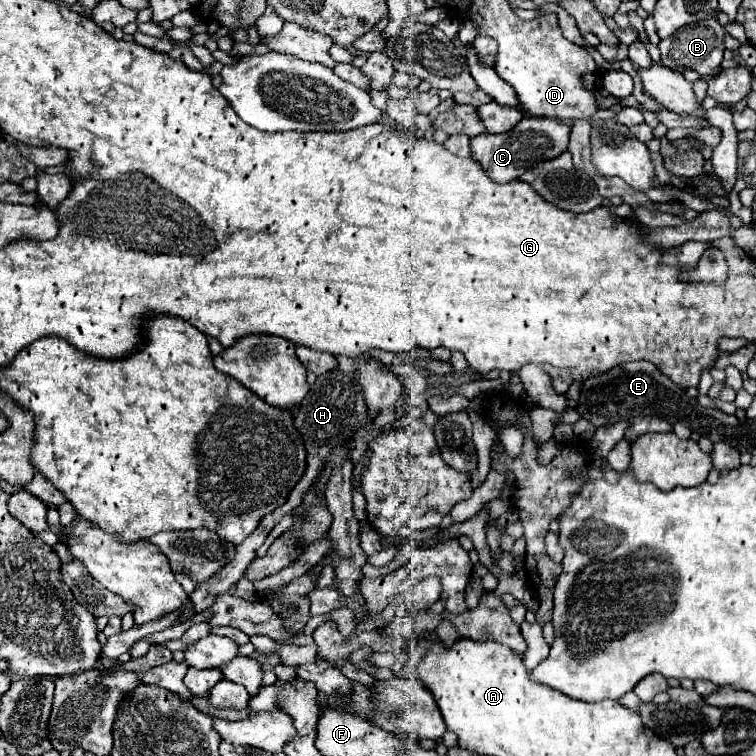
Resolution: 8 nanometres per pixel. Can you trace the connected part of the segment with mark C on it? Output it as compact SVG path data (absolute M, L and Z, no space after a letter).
M525 116L515 128L503 134L481 134L471 138L471 152L473 158L481 164L481 168L489 174L493 182L509 182L519 178L531 166L557 158L559 154L567 152L571 136L571 124L557 118L539 118L539 116Z

